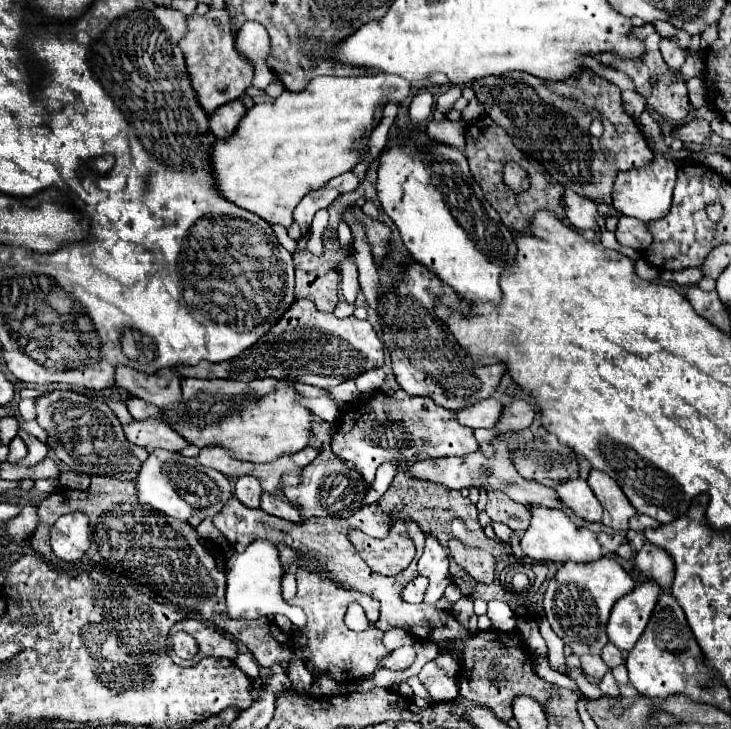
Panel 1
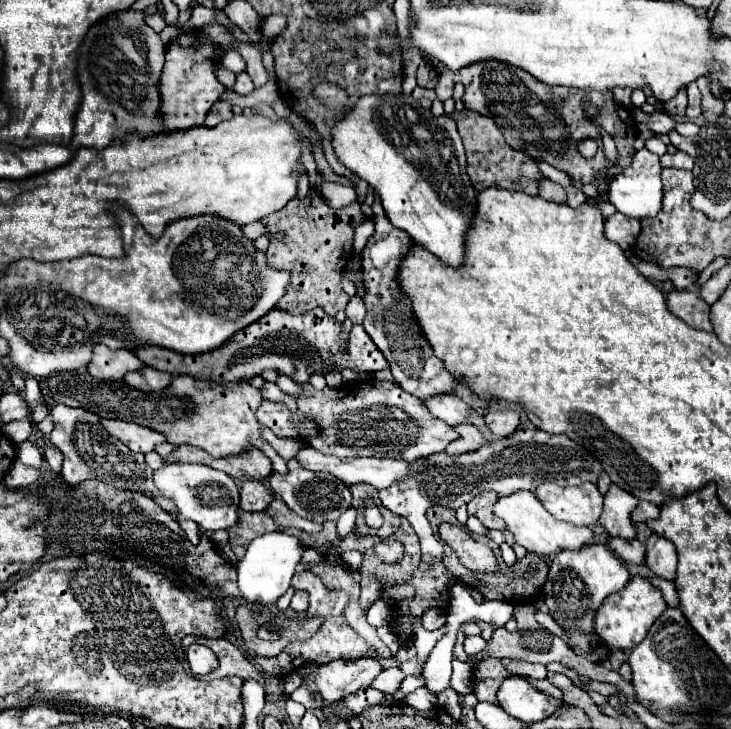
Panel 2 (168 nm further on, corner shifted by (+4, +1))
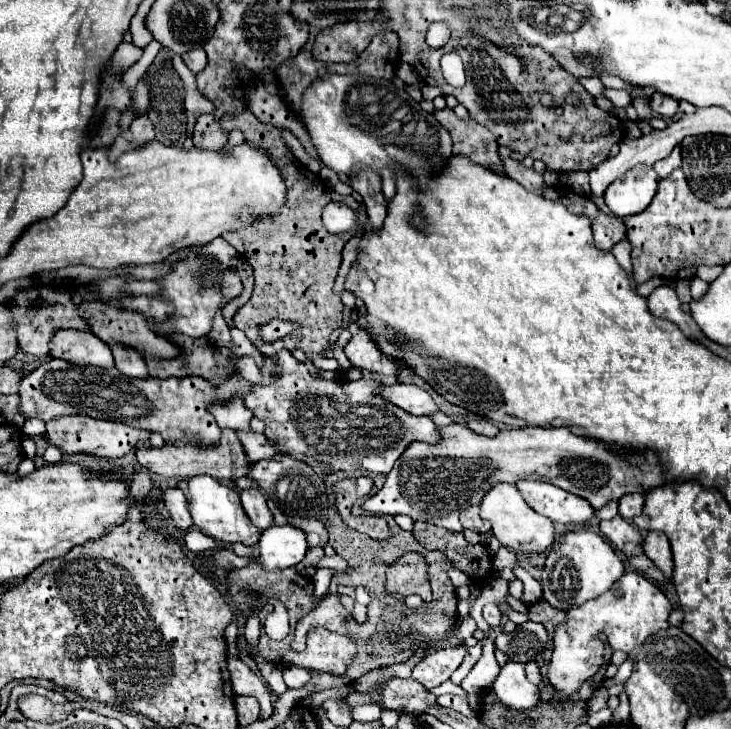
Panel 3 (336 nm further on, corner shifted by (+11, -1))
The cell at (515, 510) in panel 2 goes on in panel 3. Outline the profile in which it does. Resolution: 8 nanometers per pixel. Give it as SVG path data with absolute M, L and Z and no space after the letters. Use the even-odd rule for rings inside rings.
M494 485L482 499L480 503L480 517L488 519L492 523L492 533L494 537L508 549L512 551L524 551L524 553L542 553L546 549L552 547L554 539L556 539L556 531L554 531L554 523L550 519L546 519L544 515L536 513L532 507L526 505L526 501L522 499L520 491L514 485Z

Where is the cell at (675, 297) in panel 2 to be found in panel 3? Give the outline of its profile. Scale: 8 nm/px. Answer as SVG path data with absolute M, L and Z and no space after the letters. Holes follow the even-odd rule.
M662 285L658 287L650 297L648 297L648 307L650 311L660 317L660 319L668 319L672 323L676 323L688 337L696 339L702 331L700 327L696 325L696 321L692 319L690 313L682 311L680 309L680 301L676 297L676 291L668 285Z

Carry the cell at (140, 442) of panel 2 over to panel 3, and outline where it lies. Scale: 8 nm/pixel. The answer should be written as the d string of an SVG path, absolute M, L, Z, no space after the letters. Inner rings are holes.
M68 415L68 417L58 417L46 423L46 437L52 445L60 447L64 453L88 453L88 455L108 457L108 459L120 459L128 455L130 451L134 451L134 447L140 441L148 441L150 433L142 429L134 429L124 423L116 423L116 421L92 419L86 415Z

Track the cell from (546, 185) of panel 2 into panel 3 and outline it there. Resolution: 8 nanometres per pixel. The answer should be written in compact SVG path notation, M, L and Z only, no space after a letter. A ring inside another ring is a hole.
M504 159L504 169L506 169L508 177L518 181L524 189L544 195L544 177L540 173L536 173L534 169L526 169L518 161L512 161L512 159Z

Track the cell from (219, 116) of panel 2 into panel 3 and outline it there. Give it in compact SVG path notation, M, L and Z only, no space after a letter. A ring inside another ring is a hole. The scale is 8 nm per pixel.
M200 115L194 127L194 143L202 149L222 149L228 141L228 133L222 129L220 121L212 115Z

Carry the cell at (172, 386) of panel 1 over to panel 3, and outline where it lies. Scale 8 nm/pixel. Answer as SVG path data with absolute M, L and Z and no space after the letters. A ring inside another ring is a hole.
M56 331L50 343L52 357L70 361L72 365L92 365L110 369L114 367L114 355L112 349L100 341L94 333L84 331Z

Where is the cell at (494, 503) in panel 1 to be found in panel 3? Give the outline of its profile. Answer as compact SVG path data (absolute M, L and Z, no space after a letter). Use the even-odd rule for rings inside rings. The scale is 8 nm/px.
M472 505L468 507L466 511L460 513L460 523L468 529L474 529L474 531L480 531L480 533L488 533L490 531L490 525L488 521L484 521L480 517L480 507L478 505Z

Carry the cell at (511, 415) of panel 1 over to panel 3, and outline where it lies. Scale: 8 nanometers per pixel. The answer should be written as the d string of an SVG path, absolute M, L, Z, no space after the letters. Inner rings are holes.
M472 419L468 421L468 427L474 431L474 433L480 433L480 435L496 435L500 429L488 421L488 419Z

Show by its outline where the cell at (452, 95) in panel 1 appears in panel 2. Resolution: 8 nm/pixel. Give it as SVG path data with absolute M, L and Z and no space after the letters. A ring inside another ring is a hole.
M429 59L429 63L435 67L439 75L435 93L441 101L453 95L453 85L457 81L463 83L465 85L465 109L471 109L479 115L495 119L495 123L499 123L499 129L505 135L505 141L513 149L521 149L533 159L547 161L555 169L567 173L579 185L585 185L585 183L597 185L595 175L607 167L607 159L605 159L603 143L601 143L601 129L613 137L617 151L621 155L619 165L613 167L613 171L609 167L607 181L611 181L619 171L623 171L623 165L629 165L633 159L635 149L631 147L631 143L633 139L637 139L635 121L625 107L615 103L611 91L579 91L579 89L569 89L569 87L547 87L545 83L537 81L533 75L527 75L527 71L519 67L511 67L509 63L503 63L497 59L477 61L469 67L463 67L461 71L447 71L447 67L439 63L437 59ZM455 73L459 73L459 79L455 79ZM551 95L561 95L565 105L563 107L555 105L551 101ZM583 101L591 101L599 107L601 113L595 119L595 123L585 119ZM587 137L593 137L599 143L599 151L593 159L583 159L577 151L577 143Z

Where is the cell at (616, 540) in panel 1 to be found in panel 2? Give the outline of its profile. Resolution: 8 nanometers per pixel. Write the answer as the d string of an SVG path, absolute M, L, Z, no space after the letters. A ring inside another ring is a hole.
M619 537L609 539L609 547L615 551L615 555L627 563L645 565L645 545L641 541L627 541Z

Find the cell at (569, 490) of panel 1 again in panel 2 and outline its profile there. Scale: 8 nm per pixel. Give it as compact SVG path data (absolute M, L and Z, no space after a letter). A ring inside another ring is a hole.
M541 483L535 489L535 495L553 517L573 525L589 527L599 521L603 511L603 497L593 483L577 487Z

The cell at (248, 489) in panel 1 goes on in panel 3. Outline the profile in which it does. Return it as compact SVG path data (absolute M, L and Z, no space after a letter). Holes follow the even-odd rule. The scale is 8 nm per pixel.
M248 489L248 491L242 491L240 493L240 501L242 501L242 507L246 511L246 515L250 517L250 521L258 527L258 529L268 529L270 523L272 523L272 513L266 505L266 499L262 495L260 489Z

